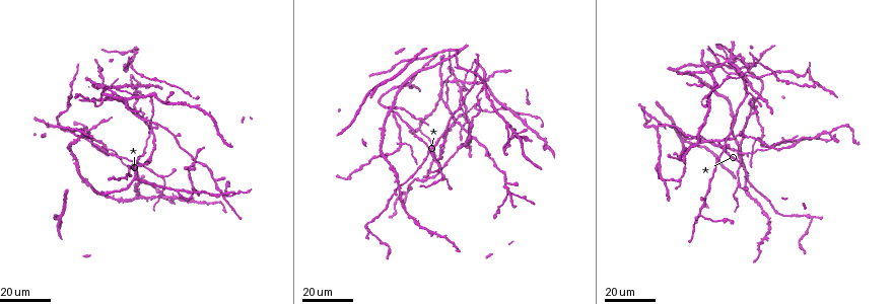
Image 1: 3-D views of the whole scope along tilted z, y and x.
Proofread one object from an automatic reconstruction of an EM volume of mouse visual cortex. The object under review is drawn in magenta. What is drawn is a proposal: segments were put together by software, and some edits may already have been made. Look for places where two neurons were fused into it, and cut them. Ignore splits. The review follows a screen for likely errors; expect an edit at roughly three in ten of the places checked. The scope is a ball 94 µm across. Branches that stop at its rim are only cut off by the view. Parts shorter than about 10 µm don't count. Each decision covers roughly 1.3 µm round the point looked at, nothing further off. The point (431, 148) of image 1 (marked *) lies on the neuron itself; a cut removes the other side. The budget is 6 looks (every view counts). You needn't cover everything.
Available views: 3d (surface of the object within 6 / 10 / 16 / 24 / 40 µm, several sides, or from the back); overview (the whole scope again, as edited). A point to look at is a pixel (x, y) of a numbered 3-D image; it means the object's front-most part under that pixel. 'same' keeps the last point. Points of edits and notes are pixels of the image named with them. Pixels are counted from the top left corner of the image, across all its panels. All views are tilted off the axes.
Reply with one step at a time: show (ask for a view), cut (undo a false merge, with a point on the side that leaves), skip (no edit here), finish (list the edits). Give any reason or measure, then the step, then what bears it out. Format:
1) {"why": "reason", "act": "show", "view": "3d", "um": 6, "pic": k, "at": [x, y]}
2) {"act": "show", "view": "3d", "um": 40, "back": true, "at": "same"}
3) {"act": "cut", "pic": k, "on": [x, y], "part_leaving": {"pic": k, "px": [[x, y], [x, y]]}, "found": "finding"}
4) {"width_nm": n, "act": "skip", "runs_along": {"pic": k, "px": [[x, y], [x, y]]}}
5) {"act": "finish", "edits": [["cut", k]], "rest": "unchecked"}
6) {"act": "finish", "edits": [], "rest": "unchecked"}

{"why": "thick turns thin", "act": "show", "view": "3d", "um": 16, "pic": 1, "at": [758, 112]}

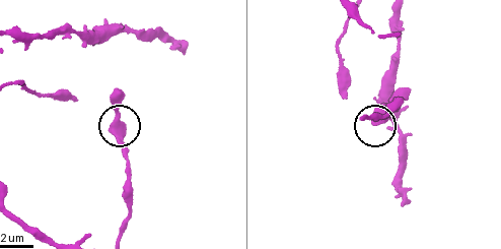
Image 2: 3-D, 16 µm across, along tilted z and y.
{"act": "show", "view": "3d", "um": 10, "pic": 2, "at": [111, 127]}

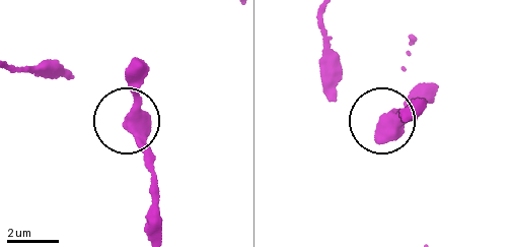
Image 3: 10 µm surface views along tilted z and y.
{"act": "skip", "found": "all the same neuron"}

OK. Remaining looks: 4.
{"why": "arms part here", "act": "show", "view": "3d", "um": 16, "pic": 1, "at": [398, 143]}

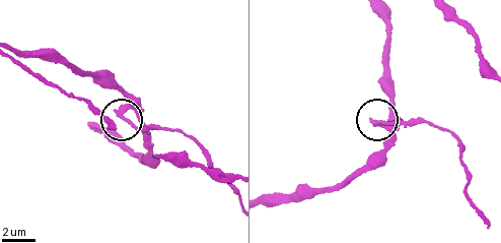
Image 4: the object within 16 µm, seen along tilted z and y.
{"act": "show", "view": "3d", "um": 6, "pic": 4, "at": [386, 123]}

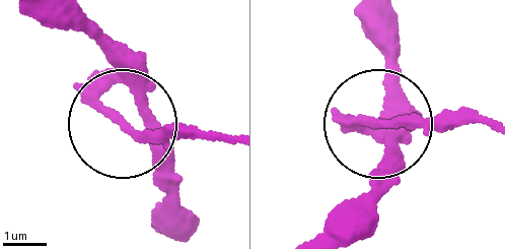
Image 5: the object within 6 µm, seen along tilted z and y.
{"act": "skip", "runs_along": {"pic": 5, "px": [[48, 12], [112, 58], [128, 95], [126, 124], [192, 142]]}, "found": "all the same neuron"}

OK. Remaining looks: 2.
{"why": "thin arm on a thick one", "act": "show", "view": "3d", "um": 16, "pic": 1, "at": [411, 82]}

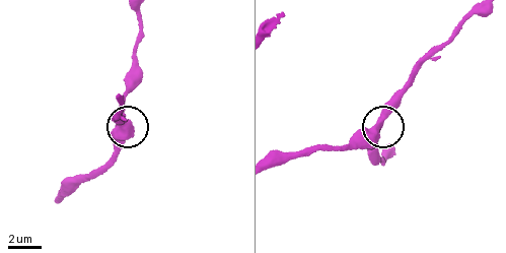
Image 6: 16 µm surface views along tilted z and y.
{"act": "show", "view": "3d", "um": 6, "pic": 6, "at": [382, 123]}

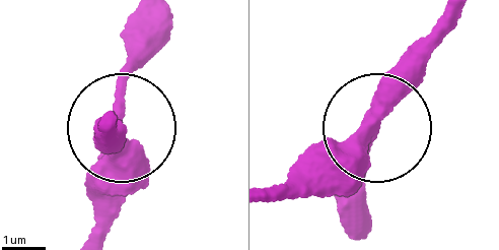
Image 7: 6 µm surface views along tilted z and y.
{"arms": 3, "act": "skip", "runs_along": {"pic": 7, "px": [[93, 233], [124, 82], [149, 58]]}, "found": "one neuron here"}

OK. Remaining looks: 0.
{"act": "finish", "edits": [], "rest": "unchecked"}

